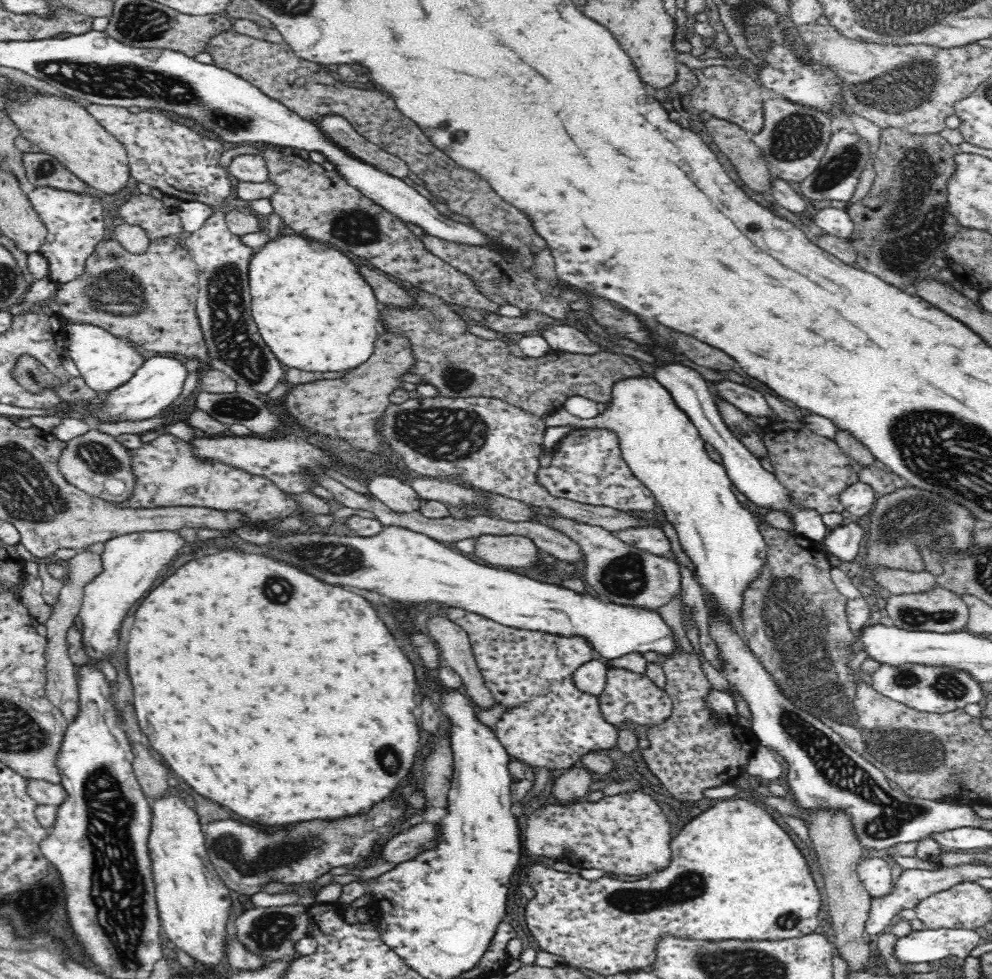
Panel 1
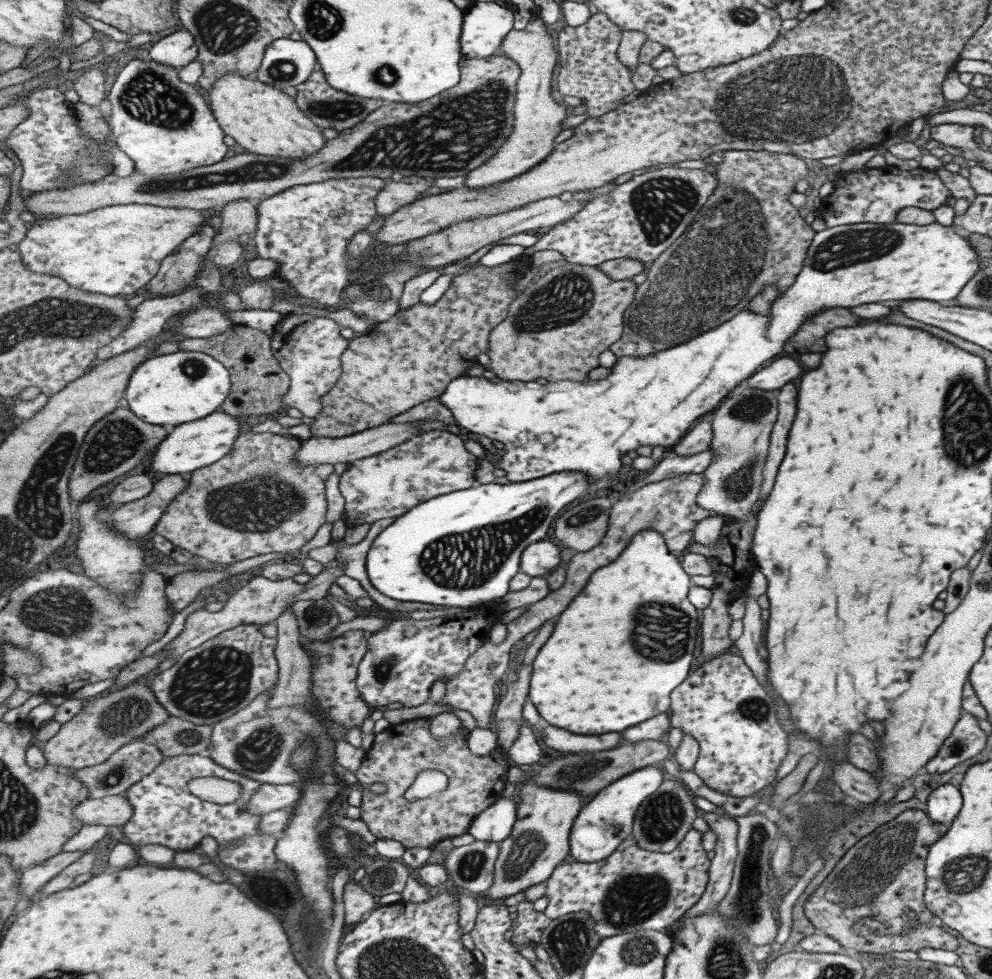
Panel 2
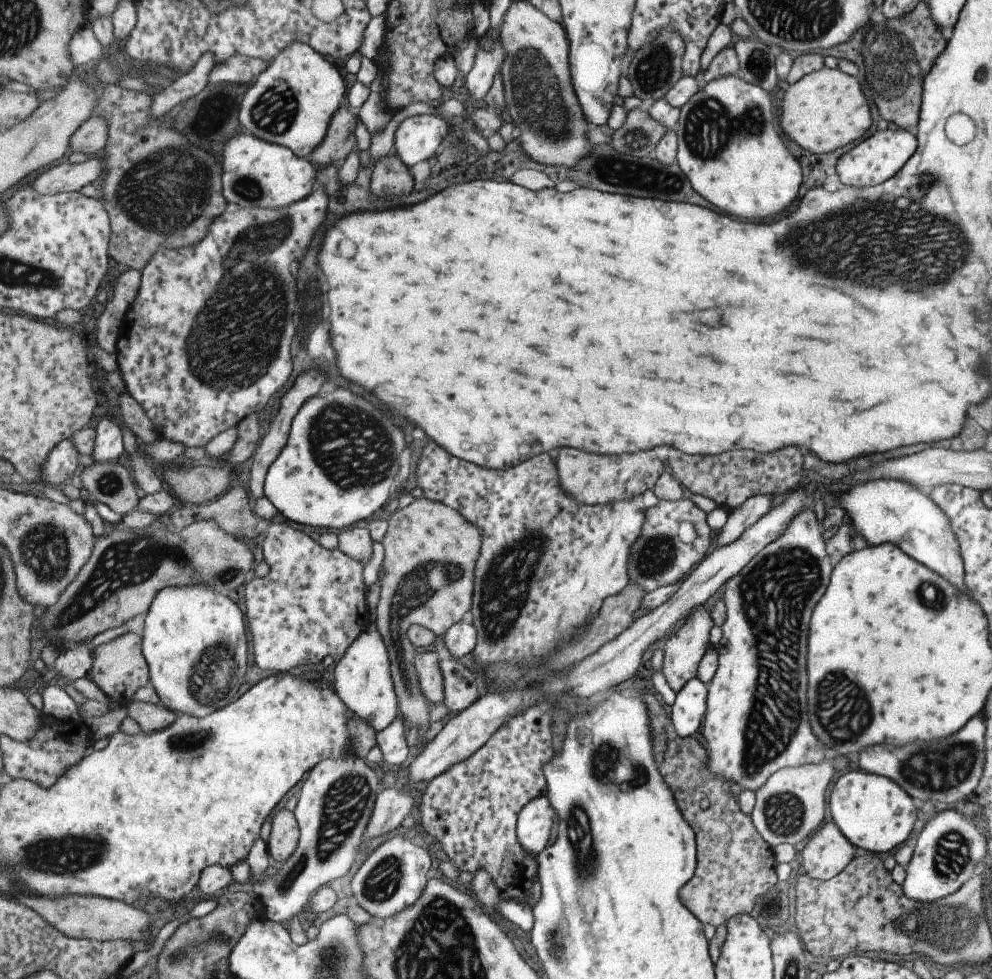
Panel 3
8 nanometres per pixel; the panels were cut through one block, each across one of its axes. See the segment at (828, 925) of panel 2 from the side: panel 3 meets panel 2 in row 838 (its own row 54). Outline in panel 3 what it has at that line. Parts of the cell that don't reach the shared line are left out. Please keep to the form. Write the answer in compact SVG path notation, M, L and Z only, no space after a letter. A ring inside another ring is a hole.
M919 2L903 18L883 18L879 24L867 24L867 32L861 42L861 60L865 84L881 120L893 122L899 130L917 126L923 80L929 74L935 58L939 58L943 52L945 44L947 42L943 40L939 28L933 26L929 18L927 2Z

